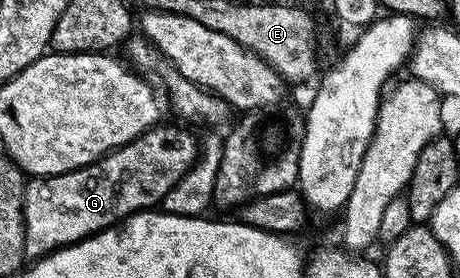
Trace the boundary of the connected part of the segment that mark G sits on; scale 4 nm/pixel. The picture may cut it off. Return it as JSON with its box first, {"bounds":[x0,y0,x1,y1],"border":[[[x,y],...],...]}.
{"bounds":[24,123,197,259],"border":[[[159,123],[145,130],[138,138],[97,158],[95,162],[52,177],[36,177],[26,182],[24,191],[24,251],[31,259],[46,257],[67,245],[76,245],[94,233],[101,233],[111,225],[141,213],[145,209],[155,209],[165,195],[174,187],[197,160],[197,137],[178,129],[175,125]]]}

